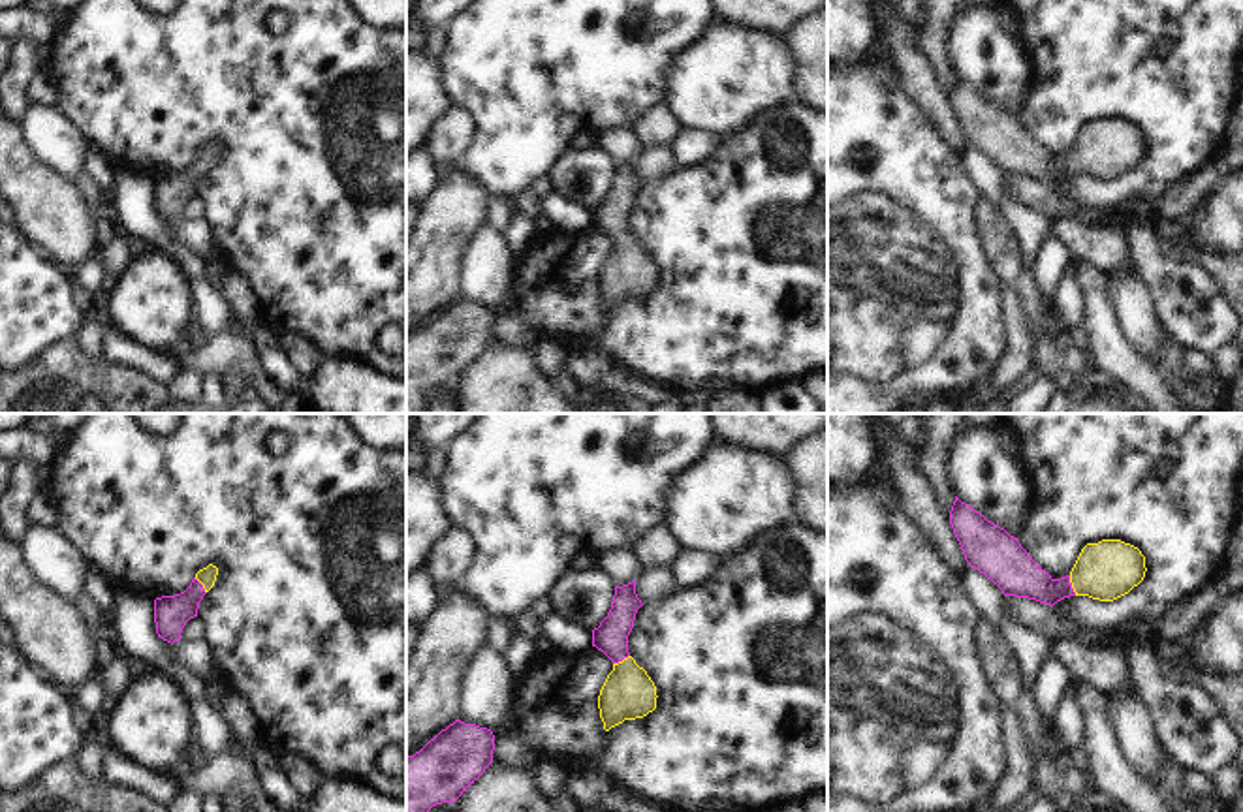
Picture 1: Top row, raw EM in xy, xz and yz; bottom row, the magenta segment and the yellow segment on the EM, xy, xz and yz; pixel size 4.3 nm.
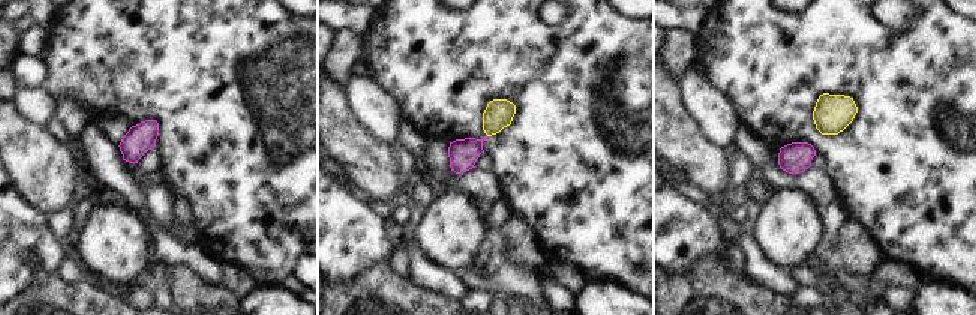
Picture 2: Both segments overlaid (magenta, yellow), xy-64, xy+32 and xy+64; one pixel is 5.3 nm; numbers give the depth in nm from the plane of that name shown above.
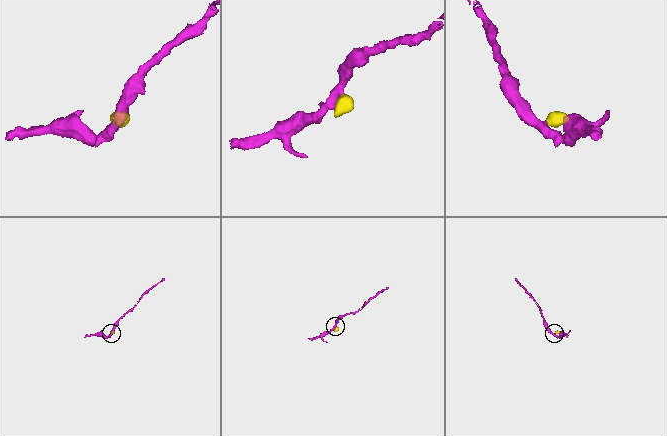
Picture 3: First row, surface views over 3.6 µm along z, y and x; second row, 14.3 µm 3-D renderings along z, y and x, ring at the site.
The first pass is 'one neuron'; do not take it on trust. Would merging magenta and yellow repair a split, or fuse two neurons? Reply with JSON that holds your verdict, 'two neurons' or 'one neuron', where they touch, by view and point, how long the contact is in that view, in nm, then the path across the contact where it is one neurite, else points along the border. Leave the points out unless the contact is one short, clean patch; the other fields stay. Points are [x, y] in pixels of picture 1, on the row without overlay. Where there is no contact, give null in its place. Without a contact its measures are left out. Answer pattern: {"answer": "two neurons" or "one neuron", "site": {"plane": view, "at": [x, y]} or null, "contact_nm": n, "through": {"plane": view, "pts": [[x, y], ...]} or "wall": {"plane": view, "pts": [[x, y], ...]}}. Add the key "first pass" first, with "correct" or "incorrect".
{"first pass": "correct", "answer": "one neuron", "site": {"plane": "yz", "at": [1070, 164]}, "contact_nm": 90, "through": {"plane": "yz", "pts": [[1014, 151], [1038, 164], [1070, 164], [1106, 149]]}}

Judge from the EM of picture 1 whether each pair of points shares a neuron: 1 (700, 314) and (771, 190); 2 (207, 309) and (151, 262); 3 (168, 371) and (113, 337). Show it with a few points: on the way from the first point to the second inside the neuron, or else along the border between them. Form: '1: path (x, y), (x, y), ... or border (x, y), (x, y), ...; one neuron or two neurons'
1: path (732, 282), (745, 264), (747, 218); one neuron
2: border (200, 294), (192, 309), (194, 333); two neurons
3: path (155, 365), (126, 350); one neuron

